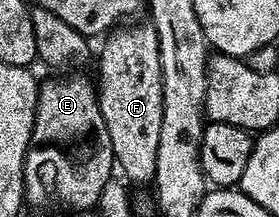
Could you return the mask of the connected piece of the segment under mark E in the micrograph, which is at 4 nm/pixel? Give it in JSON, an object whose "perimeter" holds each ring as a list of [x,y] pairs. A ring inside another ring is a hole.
{"perimeter":[[[72,72],[67,76],[52,76],[49,82],[39,83],[40,95],[34,116],[32,142],[39,146],[56,146],[60,150],[71,151],[73,148],[87,145],[95,152],[100,150],[100,142],[110,142],[106,124],[102,120],[97,87],[88,78]]]}

